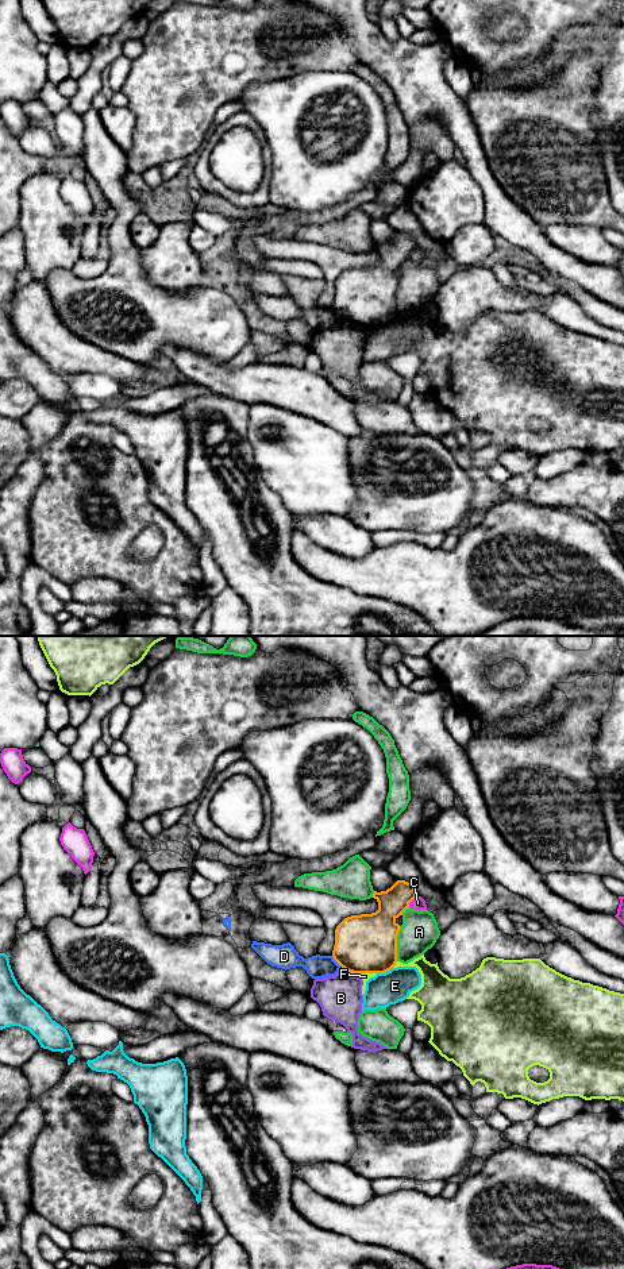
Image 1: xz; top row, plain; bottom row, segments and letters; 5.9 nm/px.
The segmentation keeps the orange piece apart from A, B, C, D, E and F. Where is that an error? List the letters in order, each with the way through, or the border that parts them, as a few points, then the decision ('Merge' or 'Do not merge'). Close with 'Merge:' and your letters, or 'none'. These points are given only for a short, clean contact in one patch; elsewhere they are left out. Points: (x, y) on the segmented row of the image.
A: Do not merge
B: Do not merge
C: Boundary: xz (416, 895), (408, 907). Do not merge
D: Boundary: xz (331, 956), (341, 965). Do not merge
E: Do not merge
F: Do not merge
Merge: none

